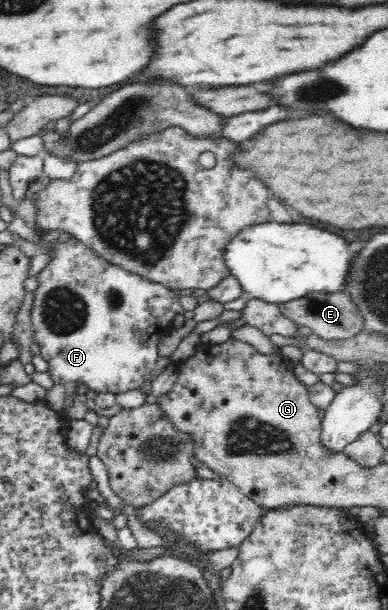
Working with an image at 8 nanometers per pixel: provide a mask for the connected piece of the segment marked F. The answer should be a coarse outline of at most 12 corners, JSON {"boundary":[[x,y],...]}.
{"boundary":[[64,238],[30,316],[55,384],[139,388],[178,296]]}

